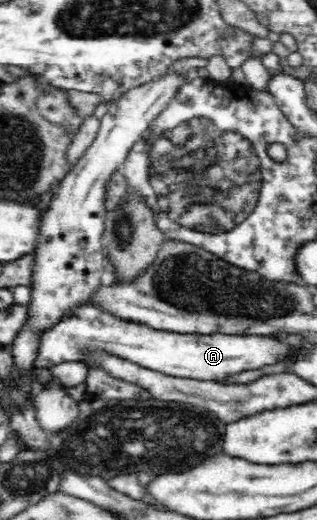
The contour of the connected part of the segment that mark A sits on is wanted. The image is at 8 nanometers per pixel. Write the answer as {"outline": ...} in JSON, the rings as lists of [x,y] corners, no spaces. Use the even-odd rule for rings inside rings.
{"outline":[[[79,302],[69,308],[68,316],[43,328],[36,337],[38,346],[32,367],[44,374],[63,361],[85,362],[93,353],[106,353],[168,376],[223,383],[223,379],[229,375],[261,369],[264,365],[274,364],[290,355],[290,349],[284,342],[270,339],[267,335],[177,333],[173,330],[153,329],[99,311],[87,302]]]}

